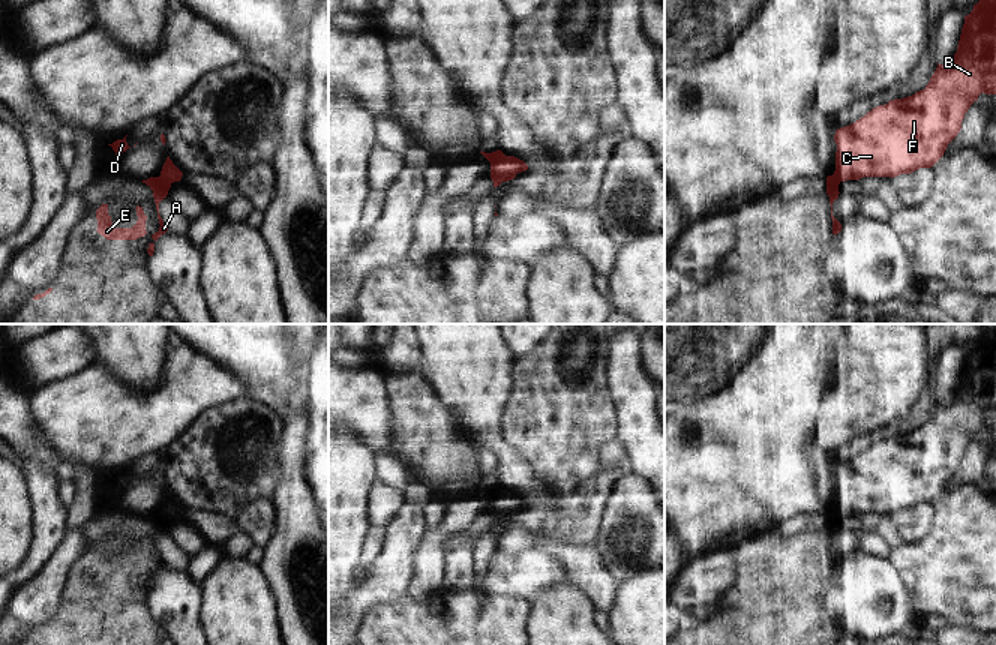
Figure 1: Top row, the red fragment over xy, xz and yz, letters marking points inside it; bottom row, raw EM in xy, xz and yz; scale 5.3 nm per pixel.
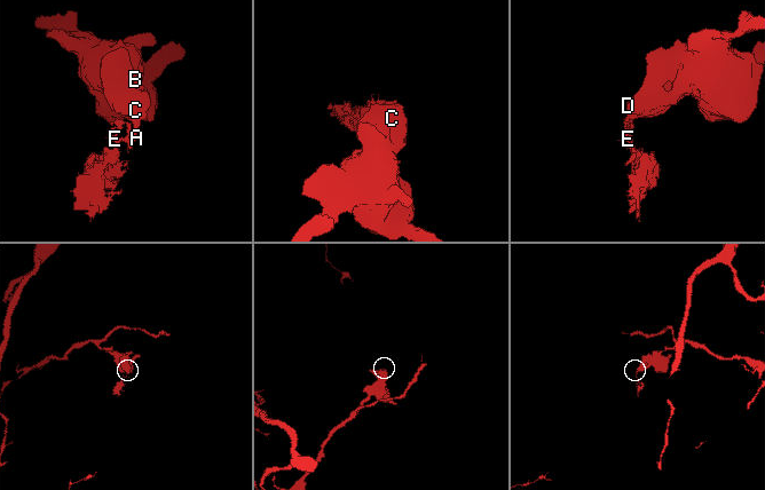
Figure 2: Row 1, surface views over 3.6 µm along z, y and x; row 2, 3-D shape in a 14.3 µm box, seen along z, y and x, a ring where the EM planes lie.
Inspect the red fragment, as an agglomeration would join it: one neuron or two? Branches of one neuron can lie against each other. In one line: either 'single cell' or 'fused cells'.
fused cells

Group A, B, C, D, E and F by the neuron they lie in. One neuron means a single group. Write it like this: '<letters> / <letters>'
A E / B C D F

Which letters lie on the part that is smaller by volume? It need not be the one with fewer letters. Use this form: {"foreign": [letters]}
{"foreign": ["A", "E"]}

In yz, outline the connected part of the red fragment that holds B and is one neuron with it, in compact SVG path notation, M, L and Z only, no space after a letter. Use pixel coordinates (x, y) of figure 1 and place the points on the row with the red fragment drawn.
M980 0L964 16L957 52L948 64L939 64L924 90L903 99L890 100L868 111L855 123L836 130L836 171L840 182L862 177L897 177L920 168L932 168L962 129L962 122L981 93L996 94L996 0Z

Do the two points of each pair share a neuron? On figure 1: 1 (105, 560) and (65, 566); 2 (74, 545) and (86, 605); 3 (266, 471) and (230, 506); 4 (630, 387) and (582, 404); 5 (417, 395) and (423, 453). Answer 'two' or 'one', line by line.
1: two
2: two
3: one
4: two
5: one

